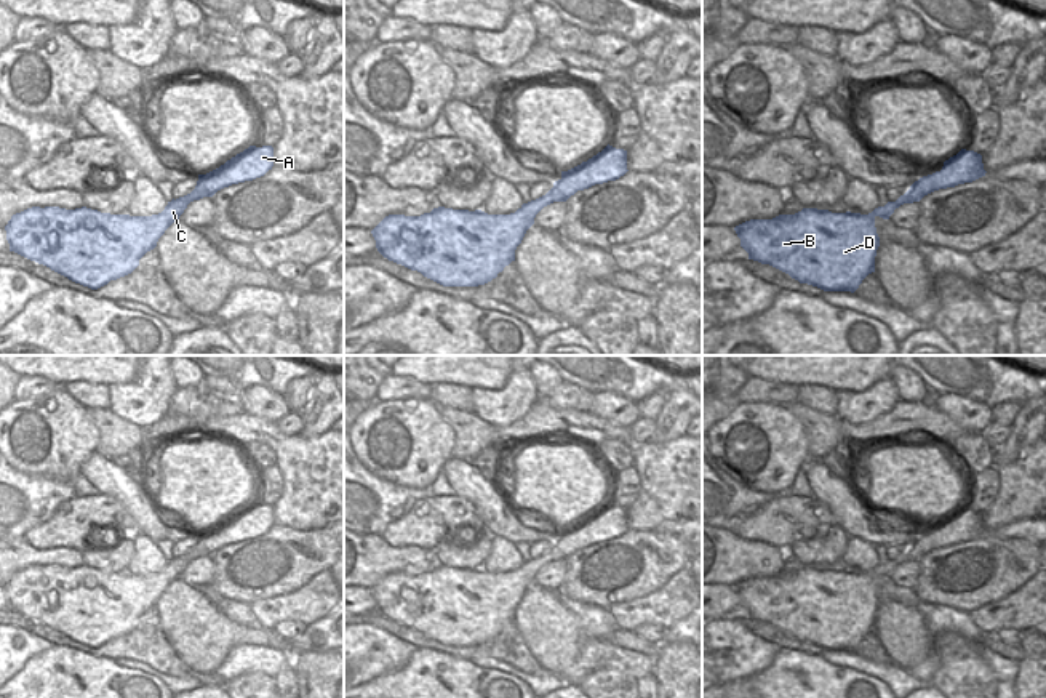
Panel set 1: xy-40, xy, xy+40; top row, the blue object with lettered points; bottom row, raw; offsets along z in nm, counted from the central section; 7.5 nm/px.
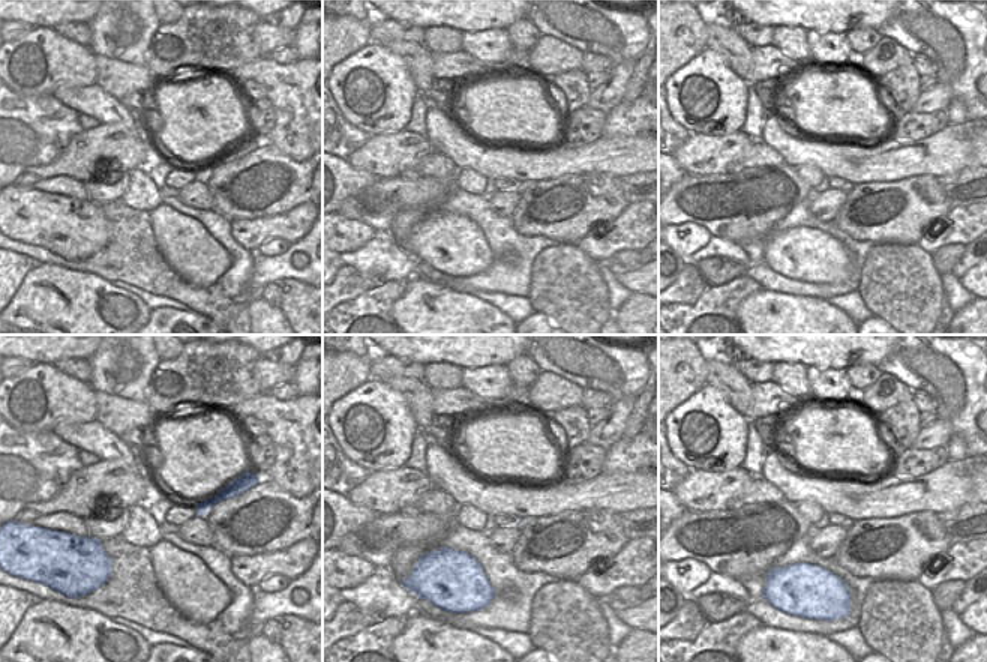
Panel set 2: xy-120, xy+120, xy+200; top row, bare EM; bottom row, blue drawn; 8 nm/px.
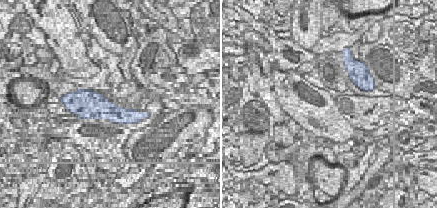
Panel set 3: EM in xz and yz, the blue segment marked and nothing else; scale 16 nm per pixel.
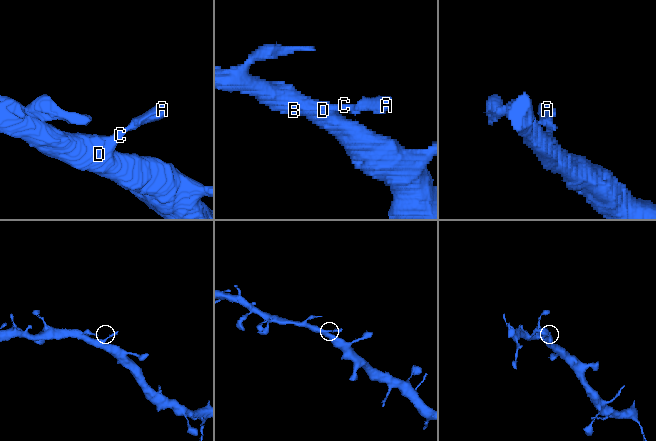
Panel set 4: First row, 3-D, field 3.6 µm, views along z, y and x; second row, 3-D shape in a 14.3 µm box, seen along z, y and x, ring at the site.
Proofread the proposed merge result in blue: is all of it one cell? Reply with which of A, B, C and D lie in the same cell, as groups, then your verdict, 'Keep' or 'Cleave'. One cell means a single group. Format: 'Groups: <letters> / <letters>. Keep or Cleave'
Groups: A B C D. Keep

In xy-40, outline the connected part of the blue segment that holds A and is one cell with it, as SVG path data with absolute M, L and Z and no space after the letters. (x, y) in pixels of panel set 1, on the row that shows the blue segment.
M250 146L219 168L198 174L190 194L173 199L162 213L152 216L110 215L86 207L32 207L13 215L5 226L10 251L98 290L131 274L190 202L261 178L272 166L272 146Z

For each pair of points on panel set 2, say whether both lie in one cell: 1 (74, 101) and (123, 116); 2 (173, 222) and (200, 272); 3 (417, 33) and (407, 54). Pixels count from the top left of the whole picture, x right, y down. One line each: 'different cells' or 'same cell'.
1: same cell
2: same cell
3: different cells

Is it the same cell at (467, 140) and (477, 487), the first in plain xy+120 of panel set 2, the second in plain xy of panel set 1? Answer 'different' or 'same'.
same

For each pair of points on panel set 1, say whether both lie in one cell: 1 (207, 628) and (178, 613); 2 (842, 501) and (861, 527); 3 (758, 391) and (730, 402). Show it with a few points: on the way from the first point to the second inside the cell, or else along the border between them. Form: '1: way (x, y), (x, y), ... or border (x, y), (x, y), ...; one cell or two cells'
1: way (200, 628), (184, 615); one cell
2: border (867, 506), (851, 522), (834, 514); two cells
3: border (734, 394), (741, 401); two cells

